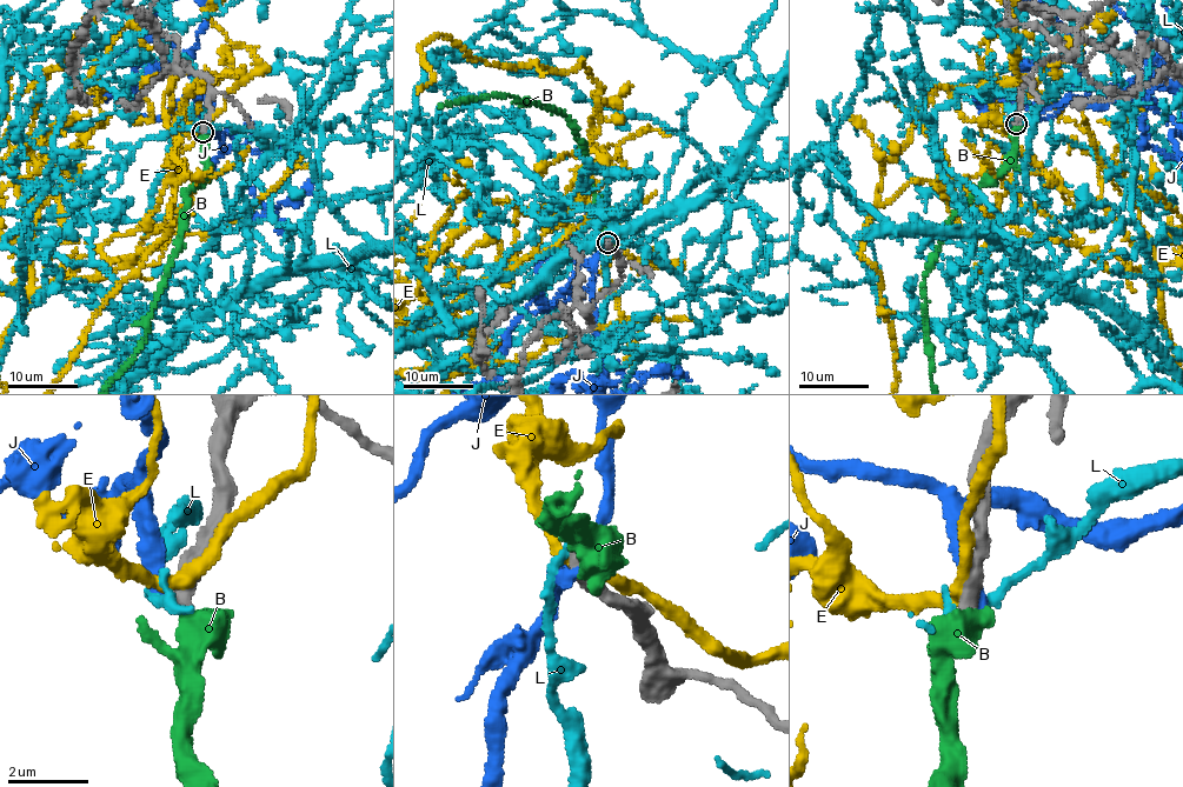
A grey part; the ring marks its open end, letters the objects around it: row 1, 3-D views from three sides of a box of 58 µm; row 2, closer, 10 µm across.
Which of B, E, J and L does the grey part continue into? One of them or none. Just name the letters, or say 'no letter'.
no letter

